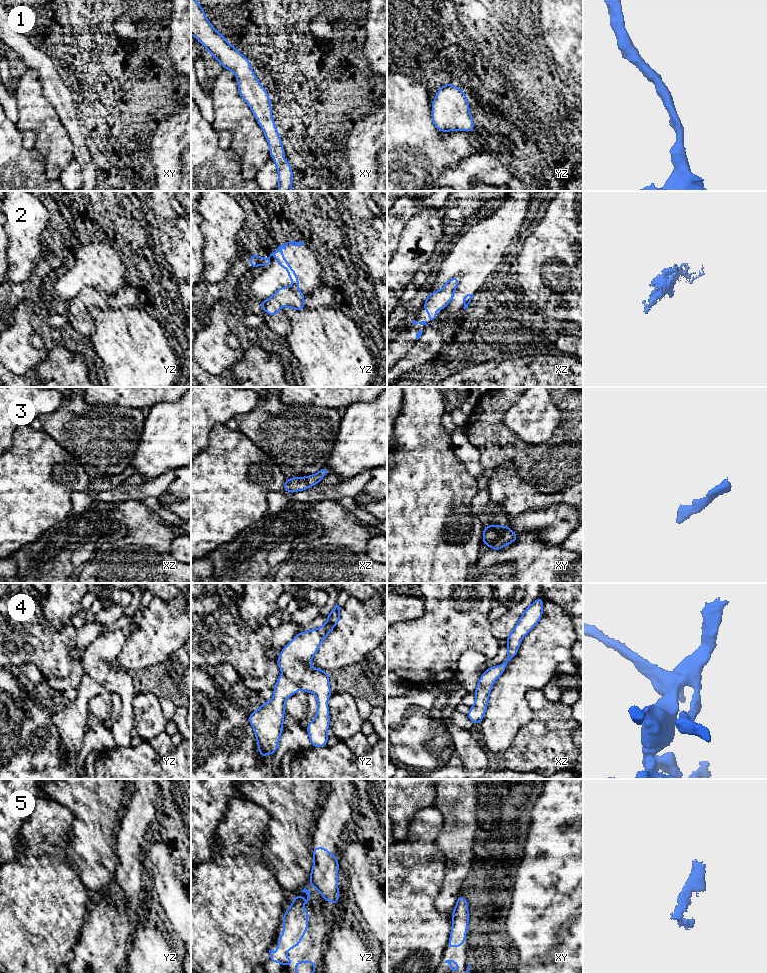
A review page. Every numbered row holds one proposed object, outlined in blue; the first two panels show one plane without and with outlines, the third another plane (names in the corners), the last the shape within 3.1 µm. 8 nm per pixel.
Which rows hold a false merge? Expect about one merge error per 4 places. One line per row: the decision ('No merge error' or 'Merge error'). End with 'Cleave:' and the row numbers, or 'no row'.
1: No merge error
2: Merge error
3: No merge error
4: No merge error
5: No merge error
Cleave: 2

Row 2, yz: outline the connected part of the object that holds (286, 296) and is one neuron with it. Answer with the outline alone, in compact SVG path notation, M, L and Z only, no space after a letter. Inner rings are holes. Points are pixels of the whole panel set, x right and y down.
M283 286L280 287L270 298L258 304L260 309L264 309L267 314L275 315L280 311L281 306L293 308L294 310L305 309L305 294L296 292L293 288Z

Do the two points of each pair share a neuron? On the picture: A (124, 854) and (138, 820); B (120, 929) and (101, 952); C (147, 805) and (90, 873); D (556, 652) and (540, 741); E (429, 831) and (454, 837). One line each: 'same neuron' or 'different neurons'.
A: same neuron
B: same neuron
C: different neurons
D: different neurons
E: different neurons

